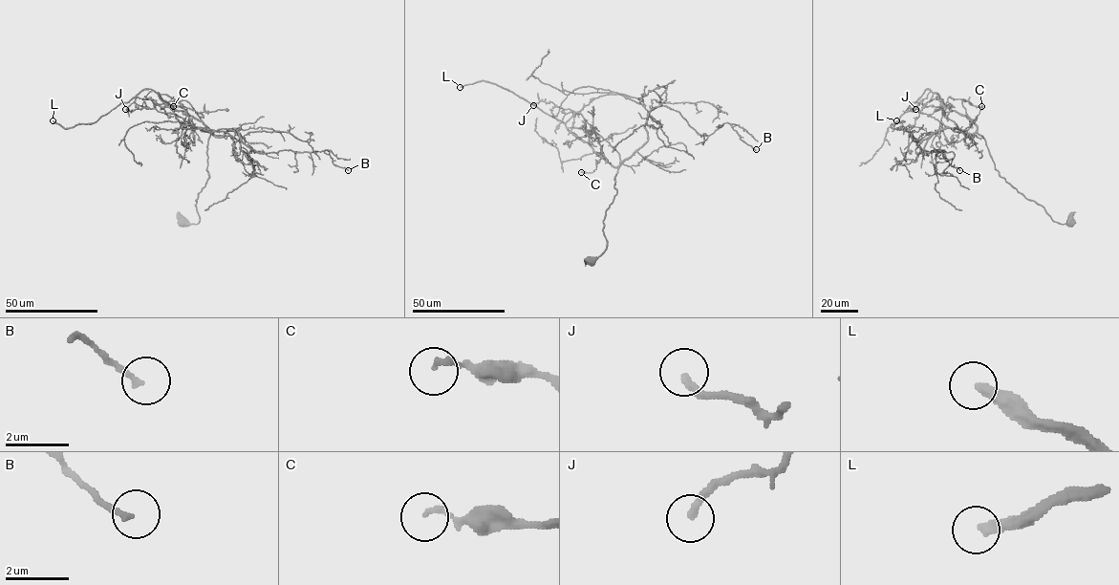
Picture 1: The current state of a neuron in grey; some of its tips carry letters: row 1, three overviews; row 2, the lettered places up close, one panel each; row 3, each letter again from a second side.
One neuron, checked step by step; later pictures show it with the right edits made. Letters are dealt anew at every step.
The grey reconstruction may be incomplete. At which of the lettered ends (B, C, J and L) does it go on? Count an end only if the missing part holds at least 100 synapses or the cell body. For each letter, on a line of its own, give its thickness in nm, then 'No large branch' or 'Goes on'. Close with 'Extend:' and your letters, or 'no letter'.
B: Thickness 160 nm. No large branch
C: Thickness 170 nm. No large branch
J: Thickness 240 nm. No large branch
L: Thickness 280 nm. Goes on
Extend: L

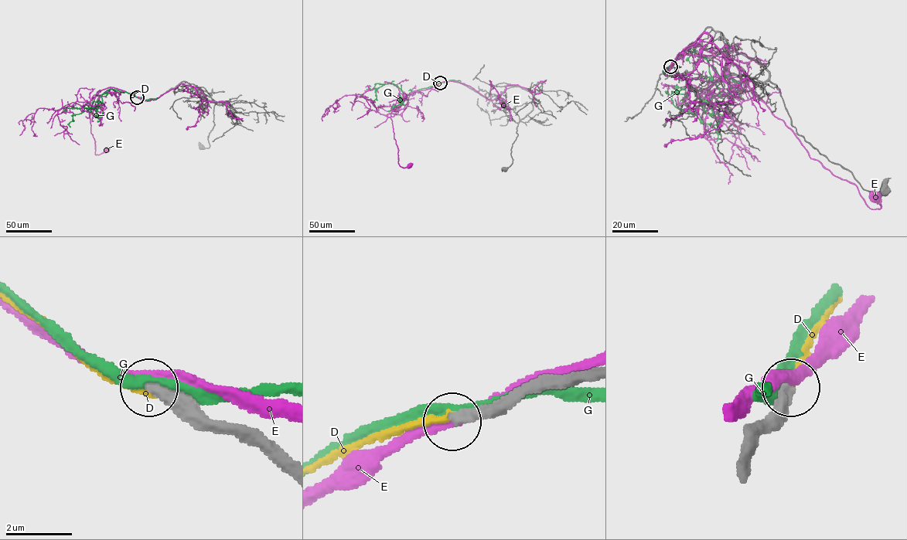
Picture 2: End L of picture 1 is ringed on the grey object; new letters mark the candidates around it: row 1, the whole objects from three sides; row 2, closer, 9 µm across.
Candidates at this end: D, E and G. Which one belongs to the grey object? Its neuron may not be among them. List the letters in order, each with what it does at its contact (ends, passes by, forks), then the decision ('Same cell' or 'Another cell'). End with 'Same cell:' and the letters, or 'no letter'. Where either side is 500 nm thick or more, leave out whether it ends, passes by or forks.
D: It ends there. Another cell
E: It passes by. Another cell
G: Another cell
Same cell: no letter

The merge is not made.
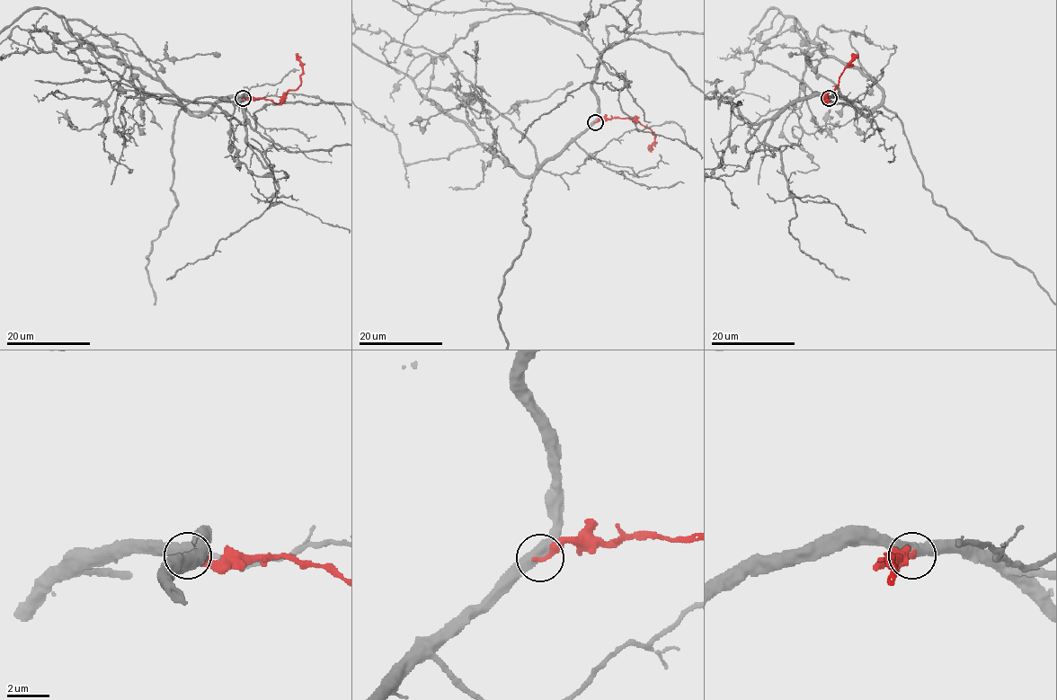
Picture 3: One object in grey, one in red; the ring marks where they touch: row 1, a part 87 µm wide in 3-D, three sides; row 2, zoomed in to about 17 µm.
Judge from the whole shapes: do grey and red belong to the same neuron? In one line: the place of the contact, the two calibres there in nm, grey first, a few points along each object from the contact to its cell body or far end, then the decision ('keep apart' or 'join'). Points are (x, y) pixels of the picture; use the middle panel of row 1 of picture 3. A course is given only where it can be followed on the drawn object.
(595, 122) | 500/300 nm | grey via (595, 122), (550, 158), (531, 184), (523, 219), (528, 236), (504, 277), (499, 298) | red via (596, 122), (604, 118), (637, 120), (653, 132), (653, 143), (648, 149) | keep apart

